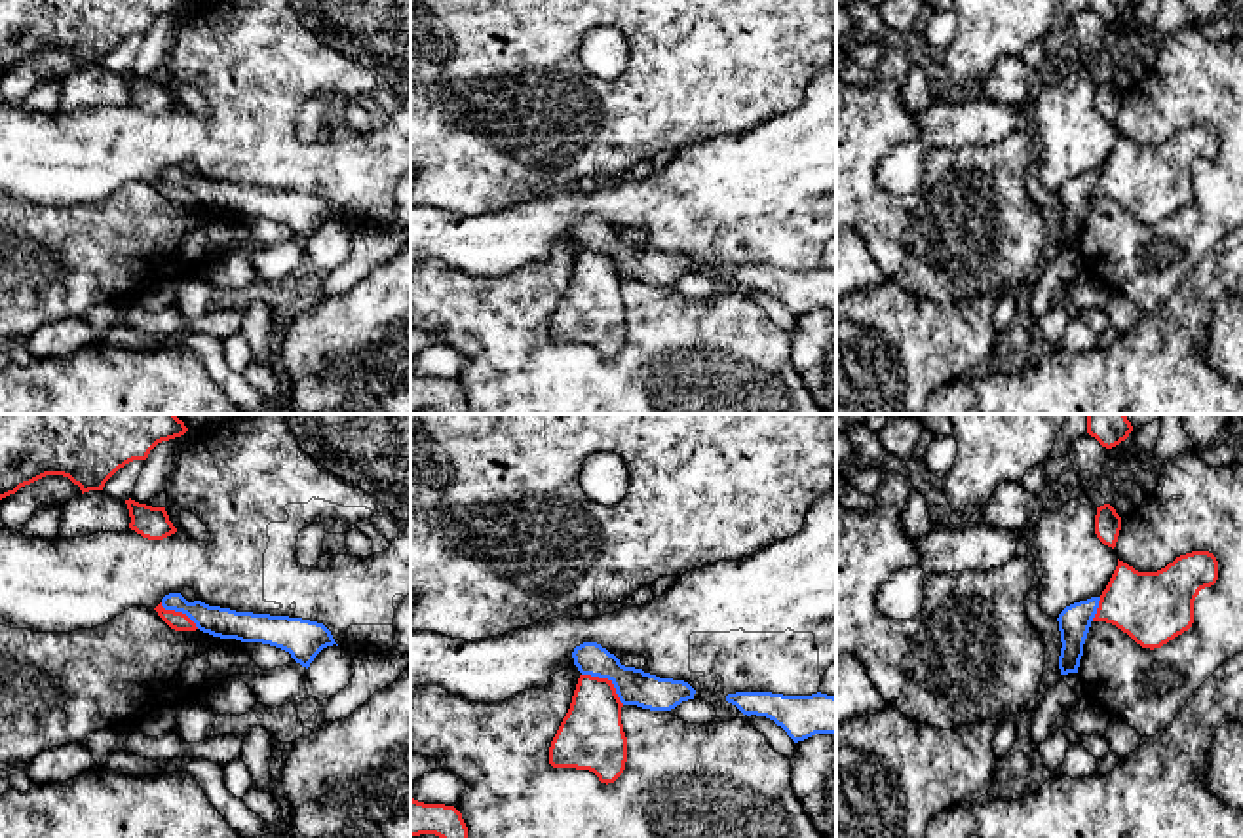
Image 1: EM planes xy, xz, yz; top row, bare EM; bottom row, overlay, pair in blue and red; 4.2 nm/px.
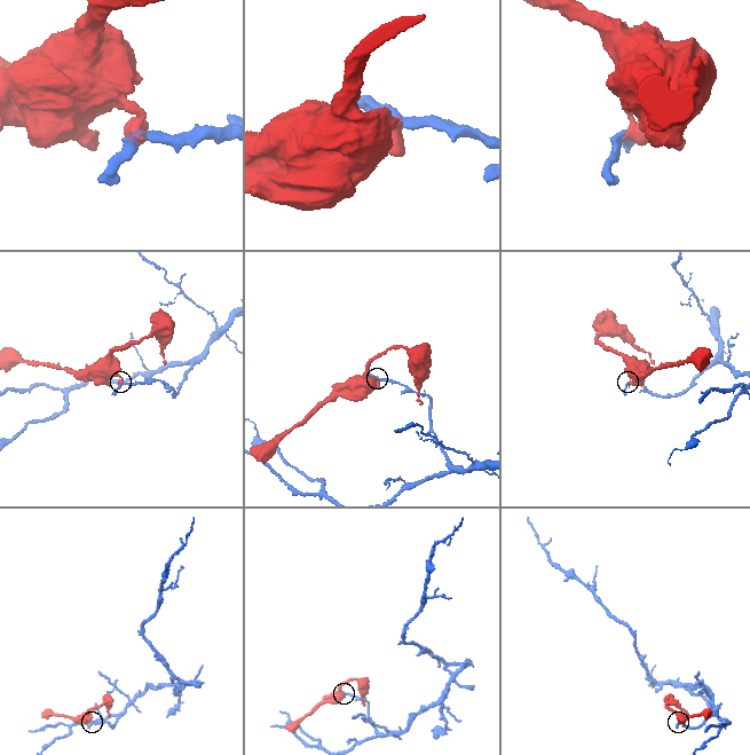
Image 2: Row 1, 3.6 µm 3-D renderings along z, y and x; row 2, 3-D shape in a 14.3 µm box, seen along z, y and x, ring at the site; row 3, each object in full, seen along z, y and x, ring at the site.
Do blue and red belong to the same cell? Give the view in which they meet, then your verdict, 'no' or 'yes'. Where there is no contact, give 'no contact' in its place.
xz | no

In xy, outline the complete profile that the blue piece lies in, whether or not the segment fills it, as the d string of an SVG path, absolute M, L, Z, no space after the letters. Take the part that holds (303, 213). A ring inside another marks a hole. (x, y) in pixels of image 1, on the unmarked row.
M181 167L165 169L162 181L186 188L200 205L213 211L281 222L306 243L323 222L336 219L323 198L302 192L236 186L201 175L188 177Z

